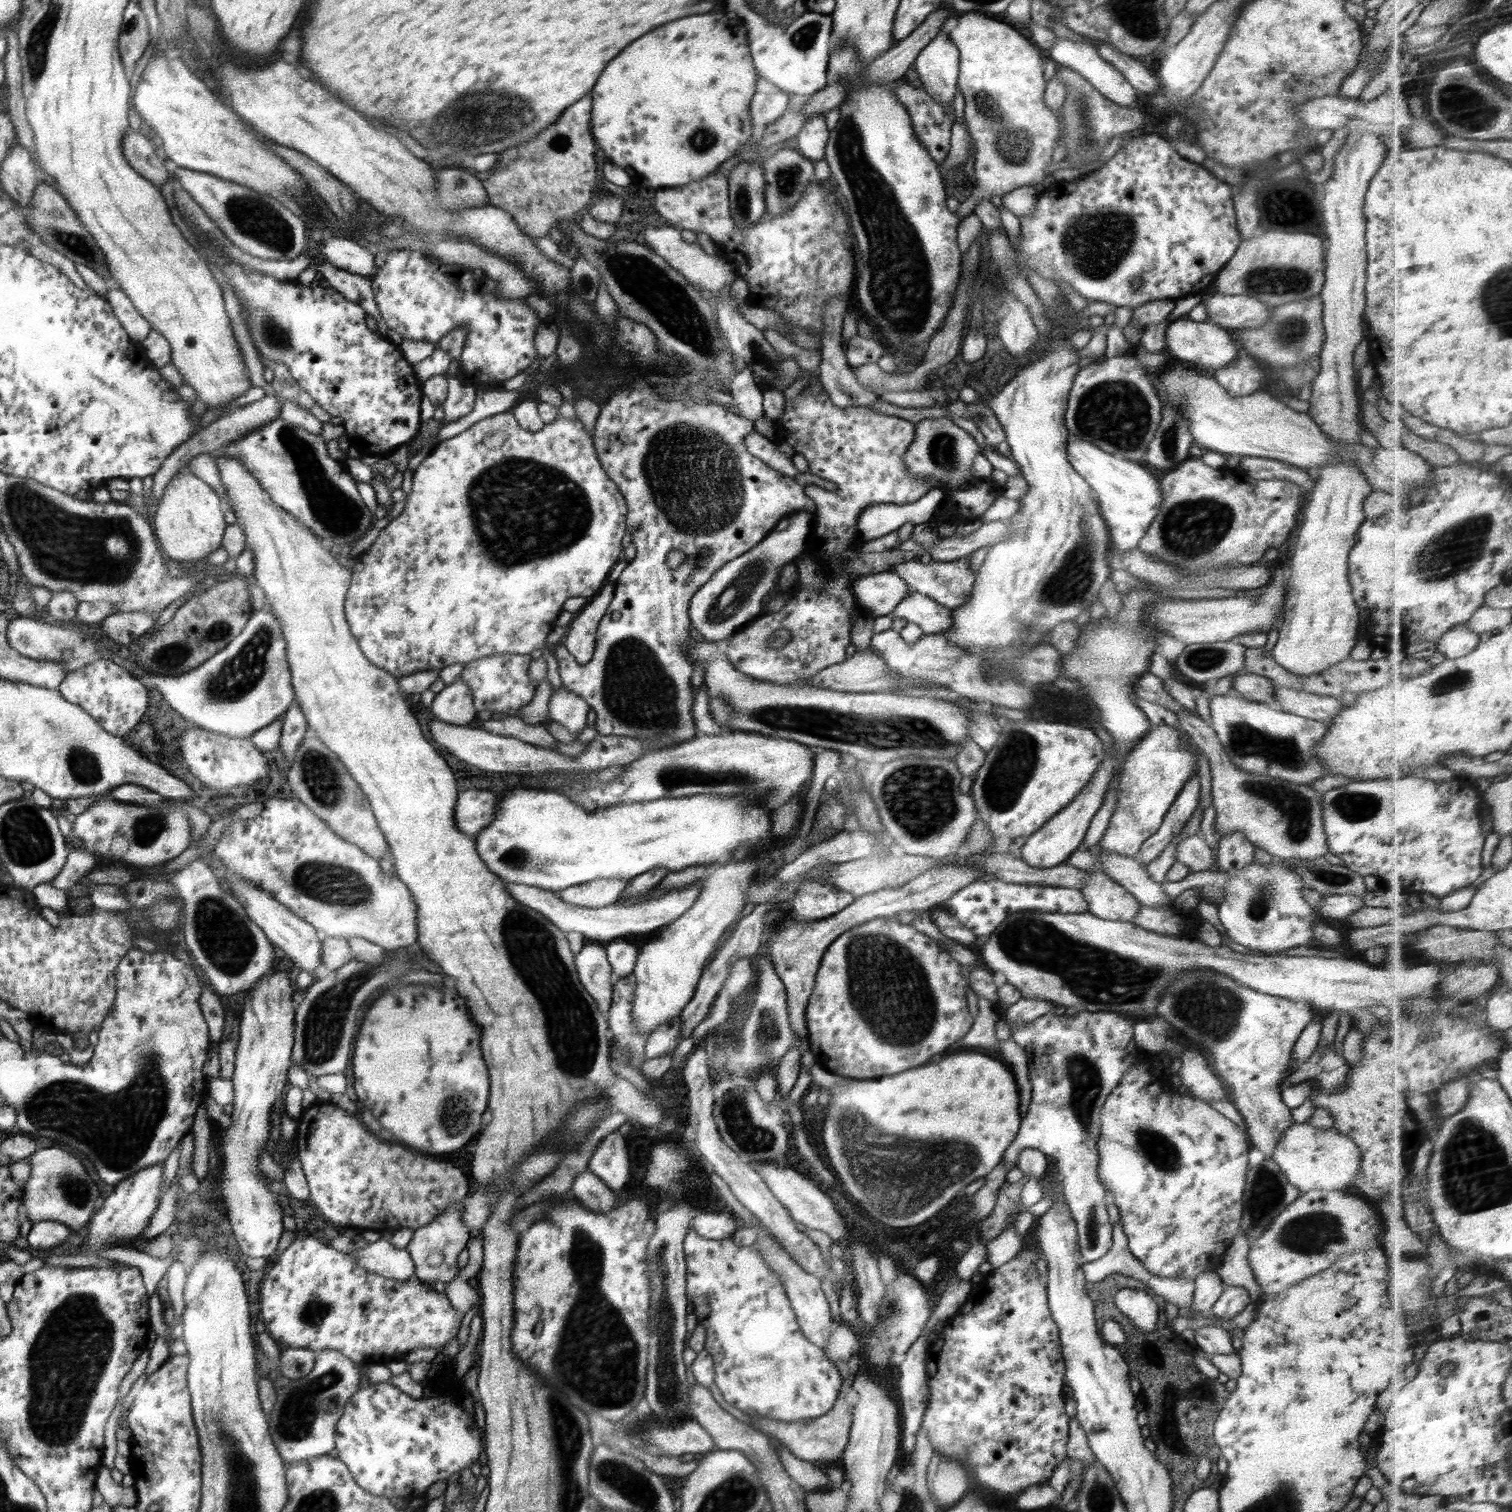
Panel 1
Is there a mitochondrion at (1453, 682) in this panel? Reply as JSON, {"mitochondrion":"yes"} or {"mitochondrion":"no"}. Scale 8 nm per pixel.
{"mitochondrion":"yes"}

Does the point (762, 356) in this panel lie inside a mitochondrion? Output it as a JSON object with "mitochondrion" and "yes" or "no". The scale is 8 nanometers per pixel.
{"mitochondrion":"yes"}

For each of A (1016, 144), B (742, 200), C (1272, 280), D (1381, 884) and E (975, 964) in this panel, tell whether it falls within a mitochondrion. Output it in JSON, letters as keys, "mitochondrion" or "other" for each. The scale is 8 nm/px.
{"A":"mitochondrion","B":"mitochondrion","C":"mitochondrion","D":"other","E":"other"}

